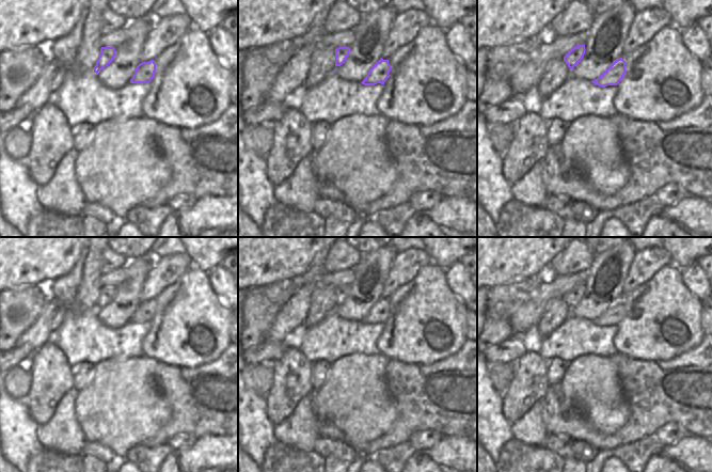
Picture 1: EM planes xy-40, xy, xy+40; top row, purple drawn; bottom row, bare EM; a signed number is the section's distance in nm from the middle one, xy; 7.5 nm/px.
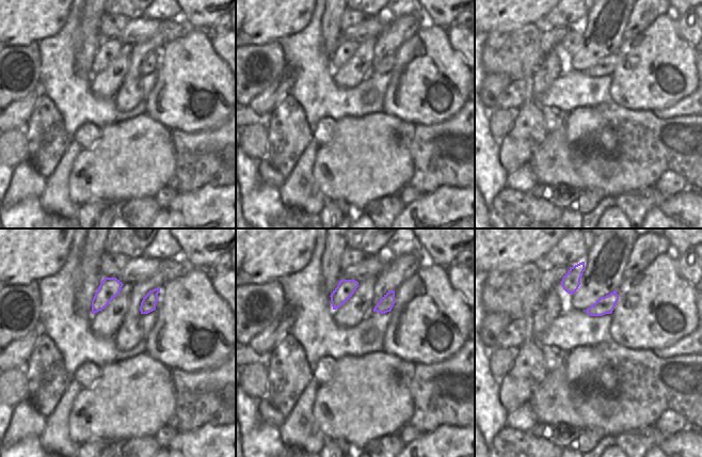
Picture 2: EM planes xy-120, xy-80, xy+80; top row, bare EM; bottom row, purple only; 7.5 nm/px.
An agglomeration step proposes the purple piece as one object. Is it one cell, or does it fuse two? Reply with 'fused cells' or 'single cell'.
single cell

